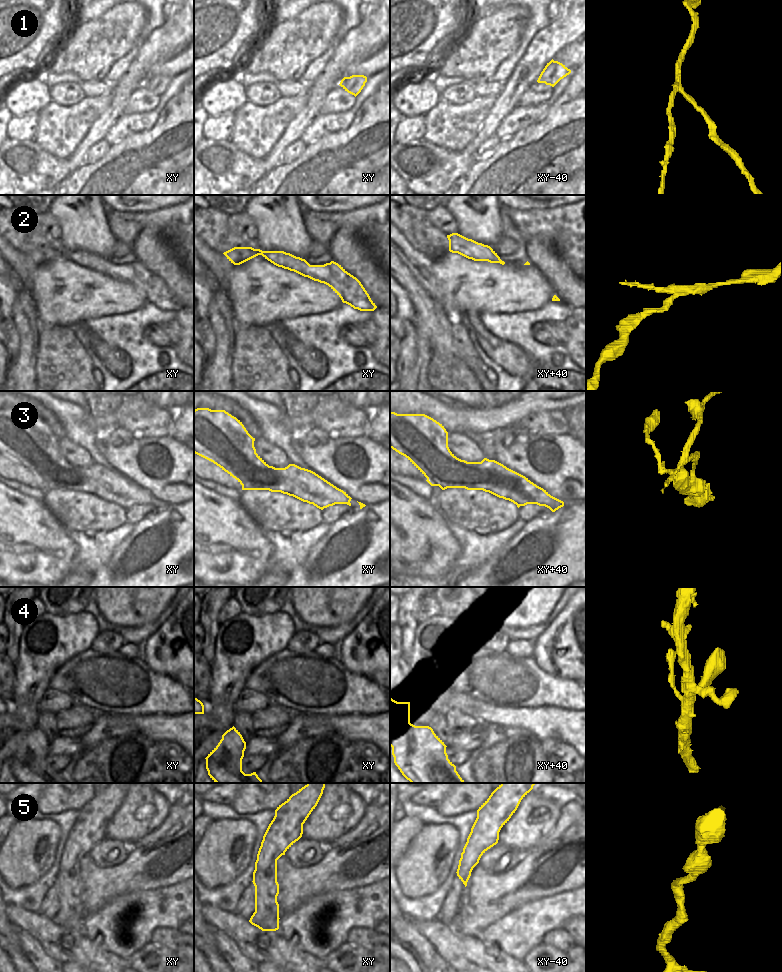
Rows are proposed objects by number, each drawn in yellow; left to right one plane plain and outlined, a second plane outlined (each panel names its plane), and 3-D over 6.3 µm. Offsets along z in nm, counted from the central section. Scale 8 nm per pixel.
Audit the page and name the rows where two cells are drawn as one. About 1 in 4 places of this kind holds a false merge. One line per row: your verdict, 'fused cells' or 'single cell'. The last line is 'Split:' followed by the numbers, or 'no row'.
1: fused cells
2: single cell
3: fused cells
4: single cell
5: single cell
Split: 1, 3

